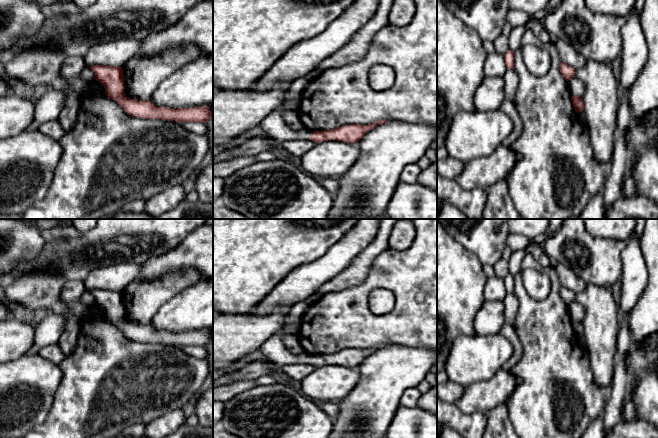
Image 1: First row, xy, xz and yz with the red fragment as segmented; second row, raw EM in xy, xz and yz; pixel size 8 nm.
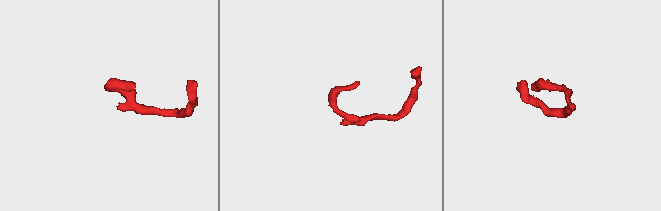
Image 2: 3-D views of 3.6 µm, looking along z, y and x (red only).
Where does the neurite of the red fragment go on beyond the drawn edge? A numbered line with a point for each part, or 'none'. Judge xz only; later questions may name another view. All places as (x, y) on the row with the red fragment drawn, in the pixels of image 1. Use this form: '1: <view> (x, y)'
1: xz (275, 128)

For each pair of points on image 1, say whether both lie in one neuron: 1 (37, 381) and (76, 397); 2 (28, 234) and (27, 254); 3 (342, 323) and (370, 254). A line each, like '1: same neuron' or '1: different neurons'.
1: different neurons
2: same neuron
3: different neurons

